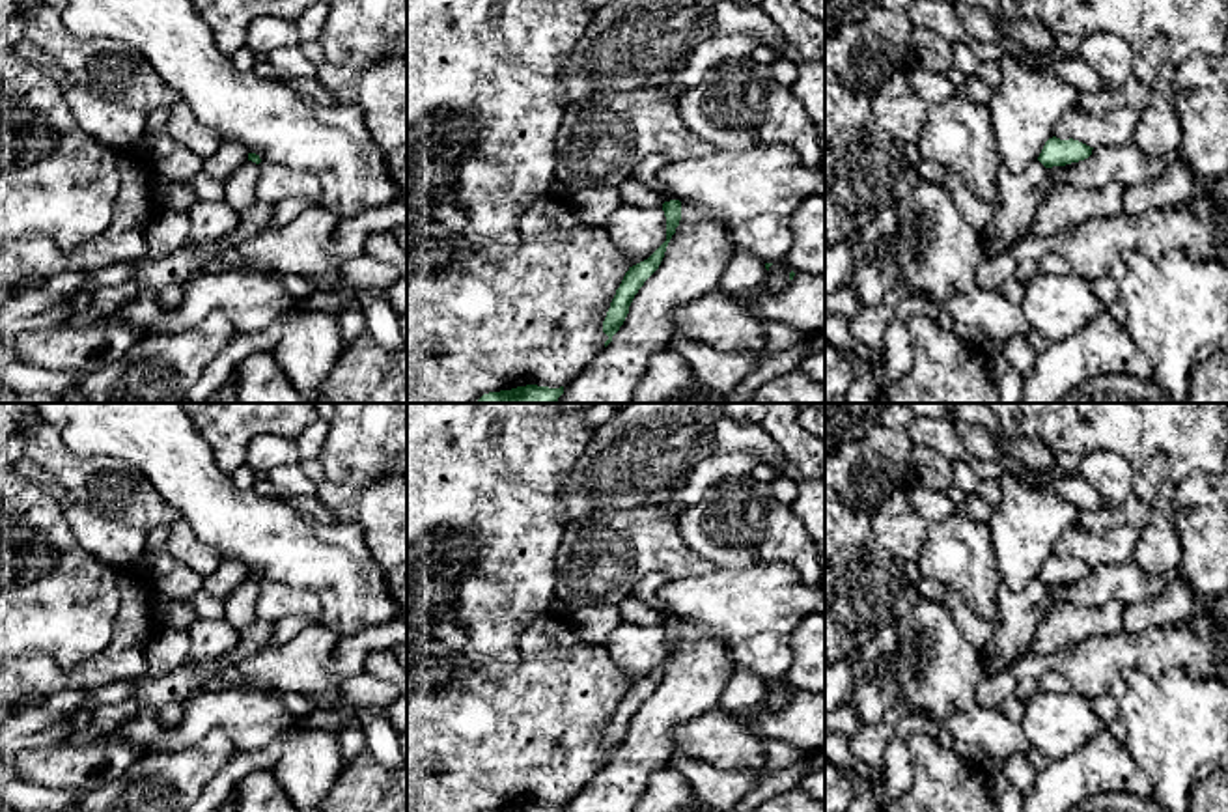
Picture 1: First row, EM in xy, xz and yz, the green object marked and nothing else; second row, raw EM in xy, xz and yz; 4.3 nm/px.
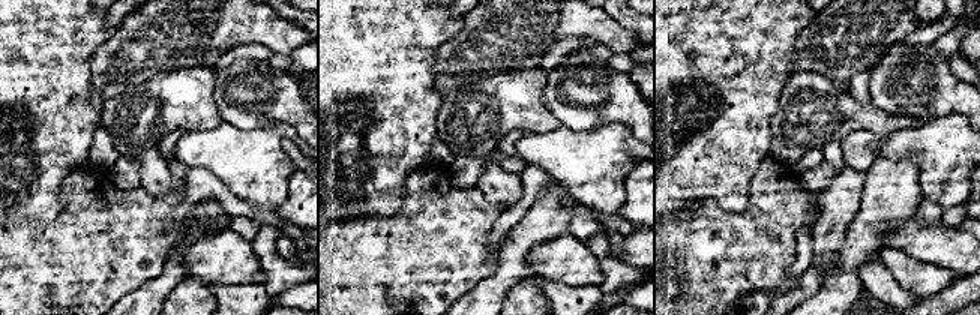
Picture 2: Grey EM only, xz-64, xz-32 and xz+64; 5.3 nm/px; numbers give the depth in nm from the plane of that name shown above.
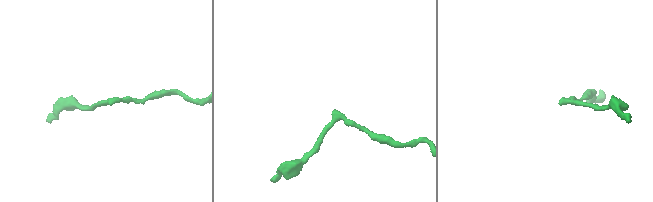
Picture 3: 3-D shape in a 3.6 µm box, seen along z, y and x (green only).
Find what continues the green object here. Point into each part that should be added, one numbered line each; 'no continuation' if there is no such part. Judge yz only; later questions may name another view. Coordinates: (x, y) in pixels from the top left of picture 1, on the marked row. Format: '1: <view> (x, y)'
1: yz (1019, 195)

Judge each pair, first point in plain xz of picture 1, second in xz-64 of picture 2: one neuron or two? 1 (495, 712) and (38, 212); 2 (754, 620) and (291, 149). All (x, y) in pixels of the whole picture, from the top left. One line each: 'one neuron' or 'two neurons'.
1: two neurons
2: two neurons

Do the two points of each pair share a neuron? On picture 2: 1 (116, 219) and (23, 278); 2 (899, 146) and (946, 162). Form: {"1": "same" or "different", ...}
{"1": "same", "2": "same"}

